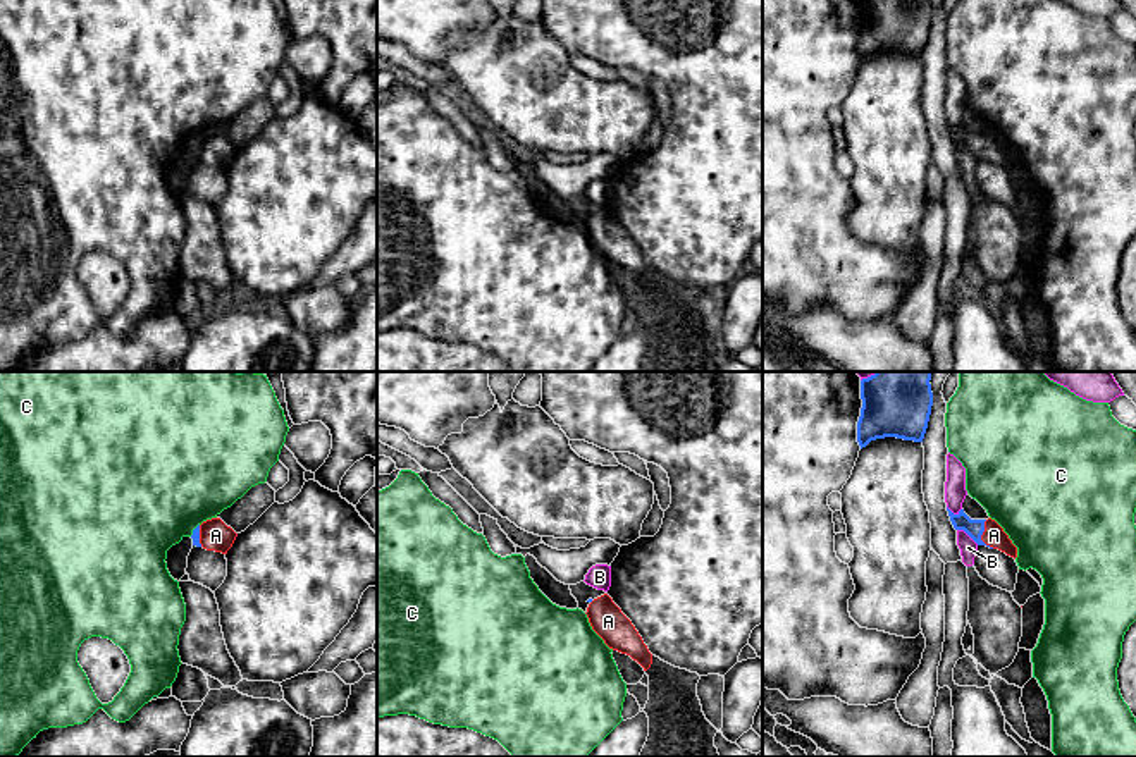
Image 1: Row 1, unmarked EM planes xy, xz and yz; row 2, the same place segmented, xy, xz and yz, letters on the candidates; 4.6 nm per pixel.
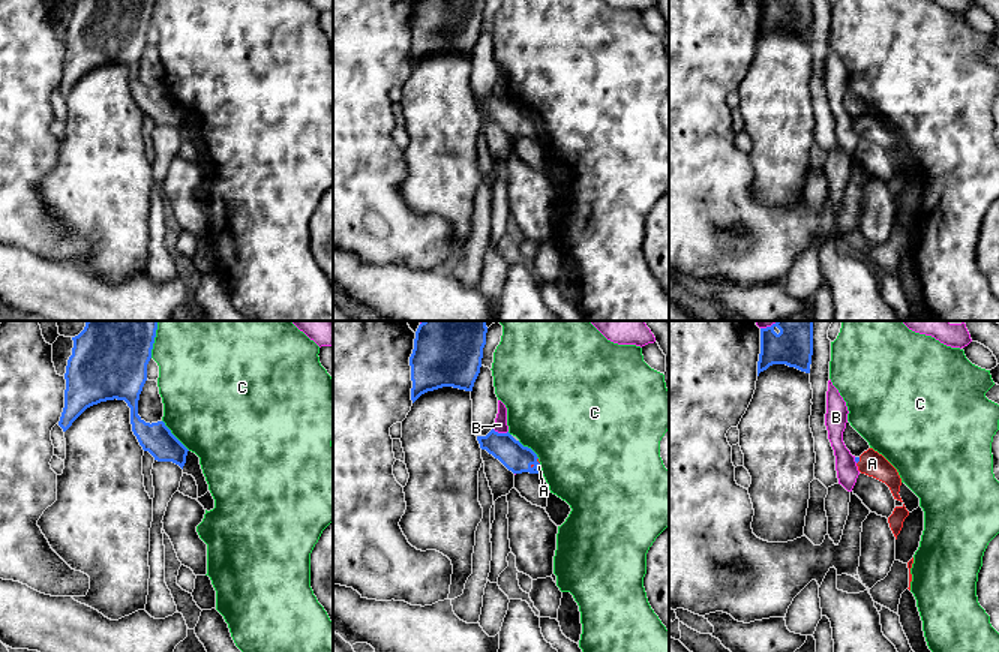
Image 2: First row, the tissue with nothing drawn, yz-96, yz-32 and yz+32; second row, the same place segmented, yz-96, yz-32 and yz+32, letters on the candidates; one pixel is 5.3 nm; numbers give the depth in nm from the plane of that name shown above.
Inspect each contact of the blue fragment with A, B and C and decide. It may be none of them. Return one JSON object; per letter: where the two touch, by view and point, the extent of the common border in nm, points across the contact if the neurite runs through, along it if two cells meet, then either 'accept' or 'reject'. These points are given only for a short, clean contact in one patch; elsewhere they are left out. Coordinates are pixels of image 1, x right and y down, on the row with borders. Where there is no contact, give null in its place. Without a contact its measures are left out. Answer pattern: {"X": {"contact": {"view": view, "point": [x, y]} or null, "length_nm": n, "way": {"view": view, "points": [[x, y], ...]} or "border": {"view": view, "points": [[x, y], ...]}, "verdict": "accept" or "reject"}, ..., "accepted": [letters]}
{"A": {"contact": {"view": "yz", "point": [981, 534]}, "length_nm": 140, "way": {"view": "yz", "points": [[975, 529], [981, 534], [994, 535]]}, "verdict": "accept"}, "B": {"contact": {"view": "yz", "point": [968, 534]}, "length_nm": 130, "verdict": "reject"}, "C": {"contact": {"view": "xy", "point": [193, 530]}, "length_nm": 80, "verdict": "reject"}, "accepted": ["A"]}

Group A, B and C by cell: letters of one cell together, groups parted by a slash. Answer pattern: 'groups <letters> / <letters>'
groups A / B / C

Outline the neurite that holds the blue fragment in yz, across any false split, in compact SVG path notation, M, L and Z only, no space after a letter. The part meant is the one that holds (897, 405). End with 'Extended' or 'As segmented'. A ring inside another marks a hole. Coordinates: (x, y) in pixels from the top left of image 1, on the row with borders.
M876 372L861 380L857 442L897 437L923 442L931 406L931 372Z. As segmented

